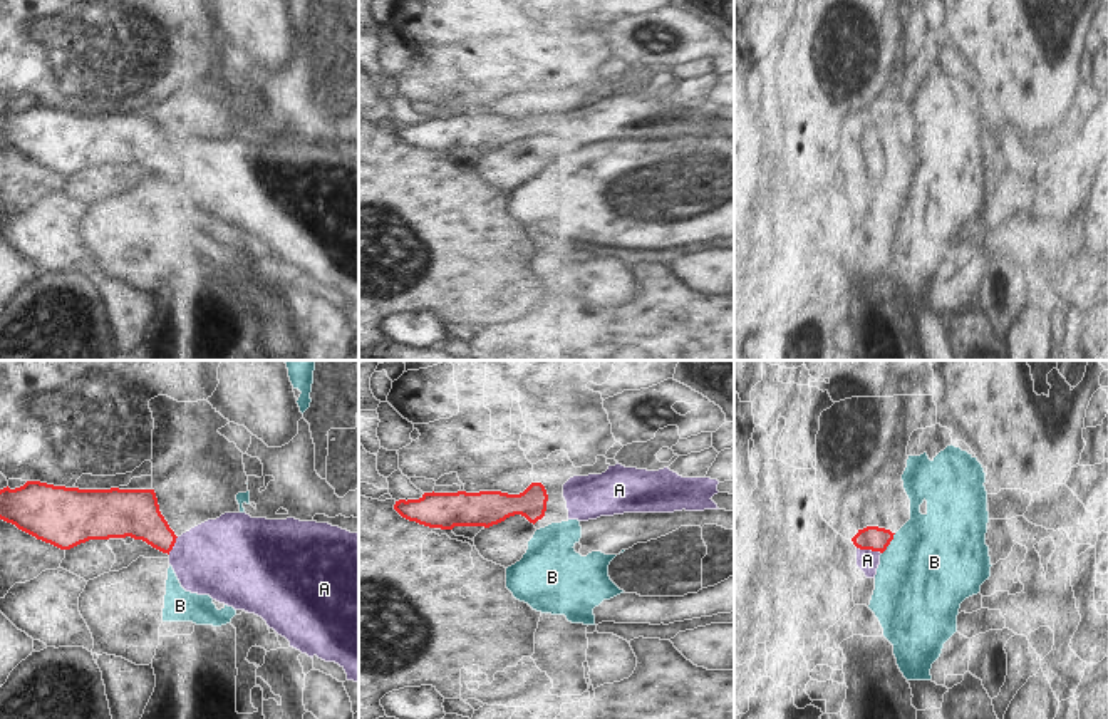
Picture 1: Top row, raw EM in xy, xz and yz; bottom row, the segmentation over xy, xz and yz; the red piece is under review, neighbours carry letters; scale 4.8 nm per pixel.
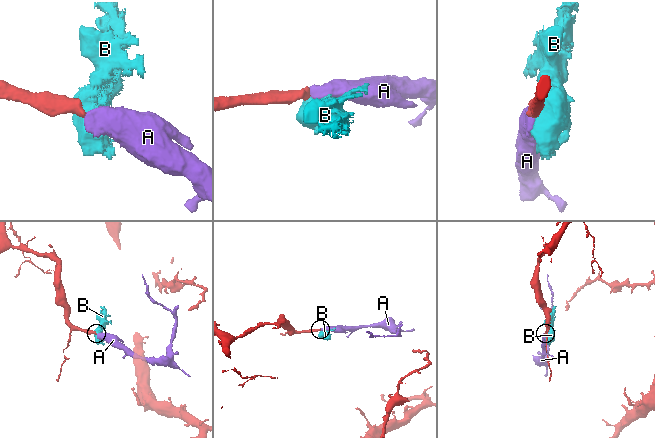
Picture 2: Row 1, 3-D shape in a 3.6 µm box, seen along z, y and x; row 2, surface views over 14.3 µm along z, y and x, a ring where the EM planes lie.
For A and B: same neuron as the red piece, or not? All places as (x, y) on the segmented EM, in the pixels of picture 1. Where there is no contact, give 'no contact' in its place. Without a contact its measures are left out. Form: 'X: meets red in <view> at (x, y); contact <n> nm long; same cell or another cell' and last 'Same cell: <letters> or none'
A: meets red in yz at (869, 548); contact 120 nm long; same cell
B: meets red in yz at (889, 543); contact 120 nm long; another cell
Same cell: A

